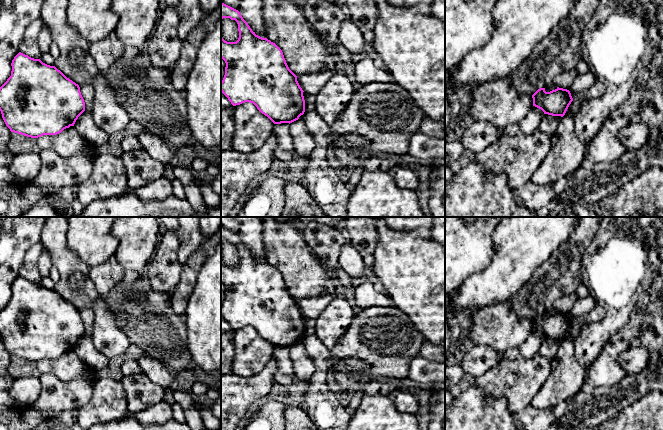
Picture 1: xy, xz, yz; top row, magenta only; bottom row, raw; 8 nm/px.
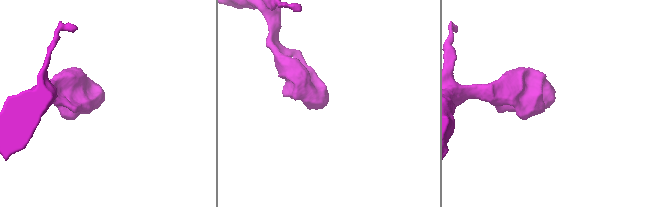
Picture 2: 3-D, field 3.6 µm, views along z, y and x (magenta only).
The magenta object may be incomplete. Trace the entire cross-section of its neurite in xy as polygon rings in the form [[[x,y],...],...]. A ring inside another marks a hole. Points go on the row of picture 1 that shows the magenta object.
[[[19,52],[11,63],[11,76],[0,87],[0,111],[11,132],[31,138],[56,135],[74,126],[85,111],[85,102],[78,84],[55,66]]]

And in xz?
[[[221,2],[221,20],[223,18],[237,22],[239,38],[236,42],[227,42],[221,35],[221,58],[226,63],[221,92],[233,106],[253,103],[274,124],[298,120],[305,112],[304,91],[289,69],[282,50],[267,38],[256,35],[238,10]]]

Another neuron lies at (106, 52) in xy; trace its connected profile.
[[[115,32],[98,42],[89,44],[89,54],[101,73],[107,72],[120,59],[124,50],[125,47],[118,40]]]

